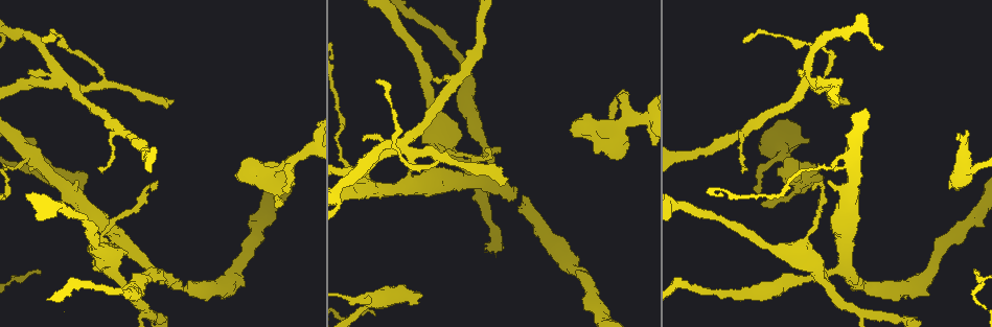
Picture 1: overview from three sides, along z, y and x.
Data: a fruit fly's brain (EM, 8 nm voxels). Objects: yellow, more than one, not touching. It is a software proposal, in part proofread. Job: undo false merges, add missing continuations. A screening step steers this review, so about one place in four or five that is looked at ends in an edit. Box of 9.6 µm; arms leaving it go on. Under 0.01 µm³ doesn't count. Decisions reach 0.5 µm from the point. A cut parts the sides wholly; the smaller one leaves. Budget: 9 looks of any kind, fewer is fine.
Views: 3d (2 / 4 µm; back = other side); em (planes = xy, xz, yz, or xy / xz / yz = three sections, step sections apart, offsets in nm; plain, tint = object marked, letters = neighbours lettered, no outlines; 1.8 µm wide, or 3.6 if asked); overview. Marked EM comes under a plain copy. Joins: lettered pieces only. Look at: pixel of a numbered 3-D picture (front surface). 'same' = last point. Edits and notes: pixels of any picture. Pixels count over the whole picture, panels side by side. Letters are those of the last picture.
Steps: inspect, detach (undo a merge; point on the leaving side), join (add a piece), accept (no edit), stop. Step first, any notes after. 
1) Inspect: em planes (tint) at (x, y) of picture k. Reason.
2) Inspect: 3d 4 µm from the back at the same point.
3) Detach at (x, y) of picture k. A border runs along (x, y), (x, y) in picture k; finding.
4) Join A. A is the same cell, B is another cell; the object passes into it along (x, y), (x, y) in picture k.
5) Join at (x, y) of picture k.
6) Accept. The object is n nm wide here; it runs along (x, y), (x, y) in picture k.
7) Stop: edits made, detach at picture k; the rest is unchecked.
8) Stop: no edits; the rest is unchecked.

Inspect: em planes (letters) at (292, 170) of picture 1. Abrupt turn.

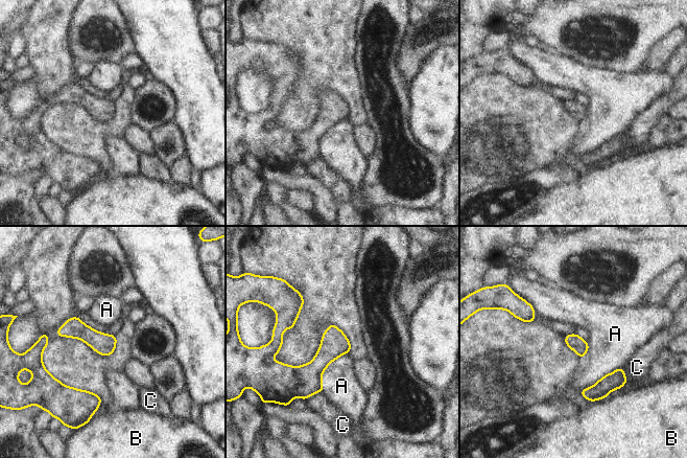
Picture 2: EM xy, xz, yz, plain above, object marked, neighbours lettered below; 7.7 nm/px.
Accept. A, B and C are other cells; it runs along (60, 333), (114, 340) in picture 2; one neuron here.

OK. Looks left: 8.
Inspect: em planes (tint) at (28, 168) of picture 1. Thick end.

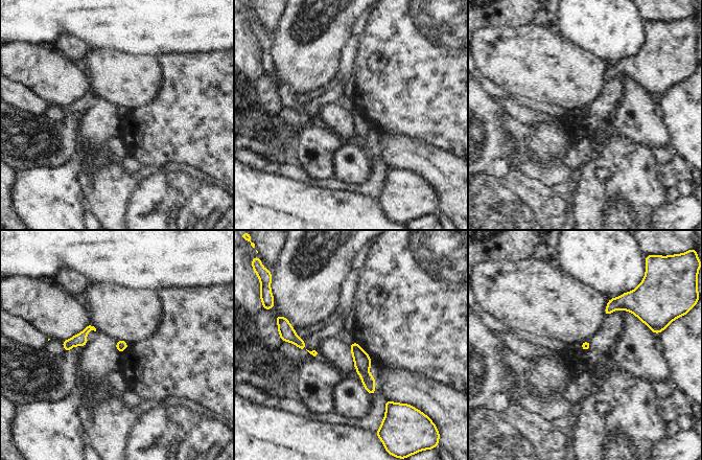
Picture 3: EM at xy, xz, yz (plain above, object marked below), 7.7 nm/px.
Inspect: em planes (letters) at the same point. See the neighbours.

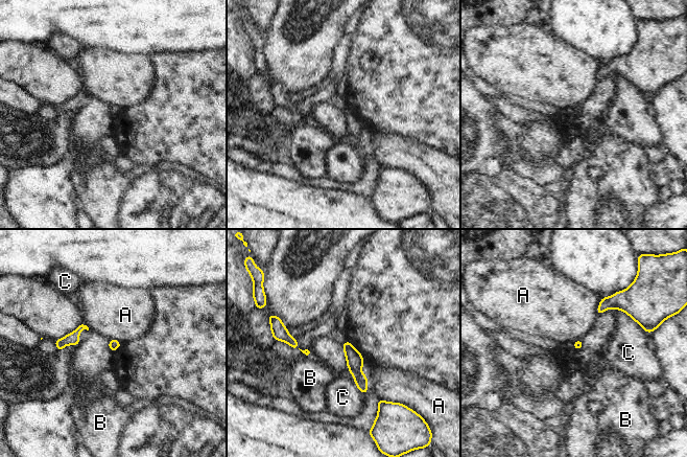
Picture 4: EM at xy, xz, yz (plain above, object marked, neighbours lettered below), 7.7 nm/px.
Accept. A, B and C are other cells; no lettered piece goes on from it.

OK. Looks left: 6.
Inspect: em xz step 4 (tint) at (508, 179) of picture 1. Free end.

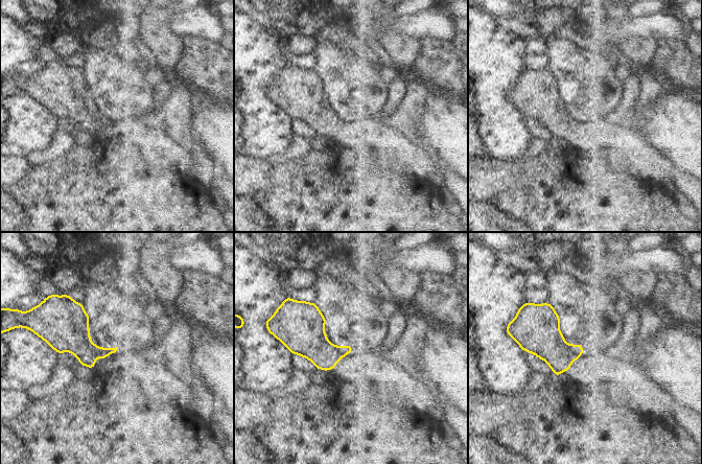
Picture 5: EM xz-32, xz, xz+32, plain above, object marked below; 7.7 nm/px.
Inspect: em planes (letters) at the same point.

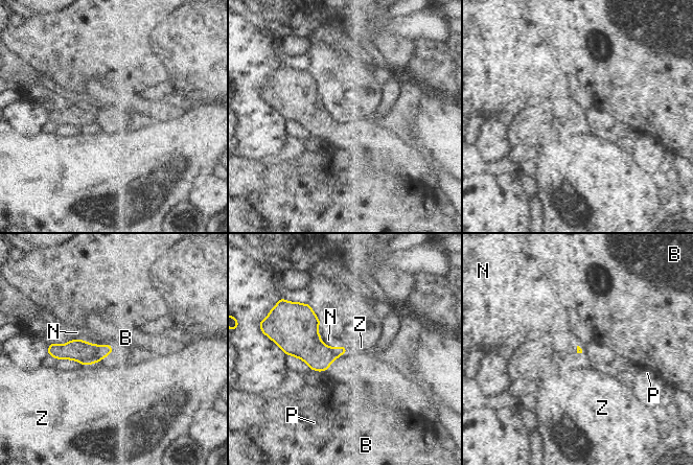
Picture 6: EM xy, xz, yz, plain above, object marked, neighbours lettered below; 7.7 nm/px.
Accept. B, N, P and Z are other cells; it runs along (50, 348), (54, 350), (109, 350) in picture 6; none of them fits.

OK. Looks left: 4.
Inspect: em planes (letters) at (150, 271) of picture 1. Sudden change in width.

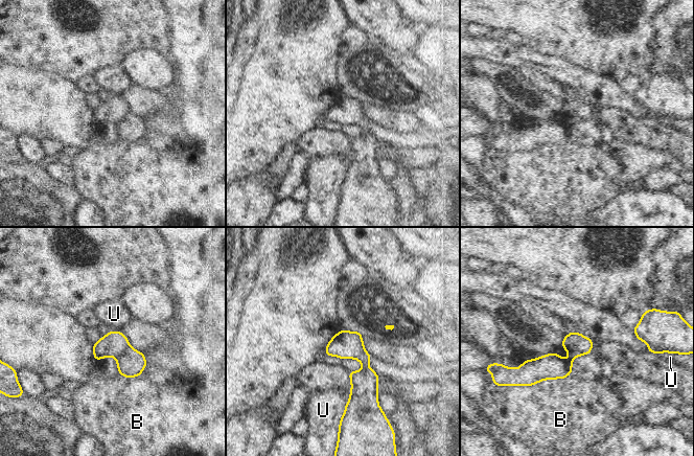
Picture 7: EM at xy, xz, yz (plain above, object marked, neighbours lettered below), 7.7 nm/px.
Detach at (113, 344) of picture 7. B and U are other cells; a border runs along (129, 345), (117, 359) in picture 7; two neurons meet here.

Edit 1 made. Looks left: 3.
Stop: edits made, detach at picture 7; the rest is unchecked.

